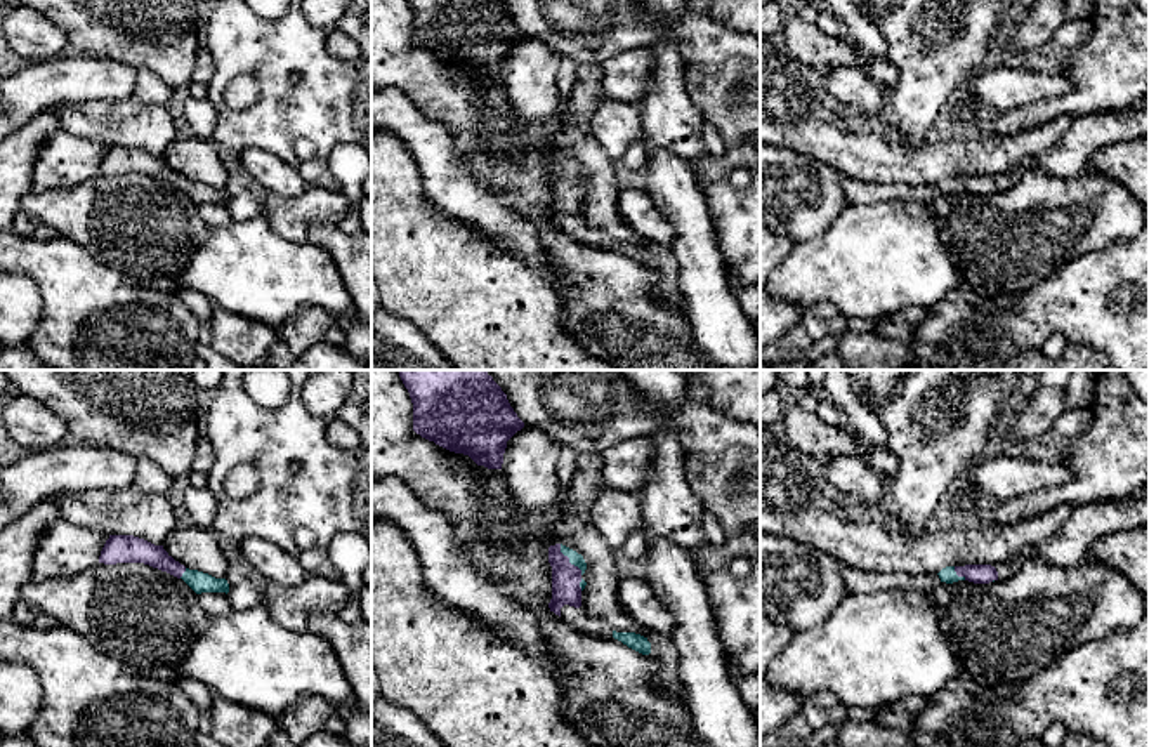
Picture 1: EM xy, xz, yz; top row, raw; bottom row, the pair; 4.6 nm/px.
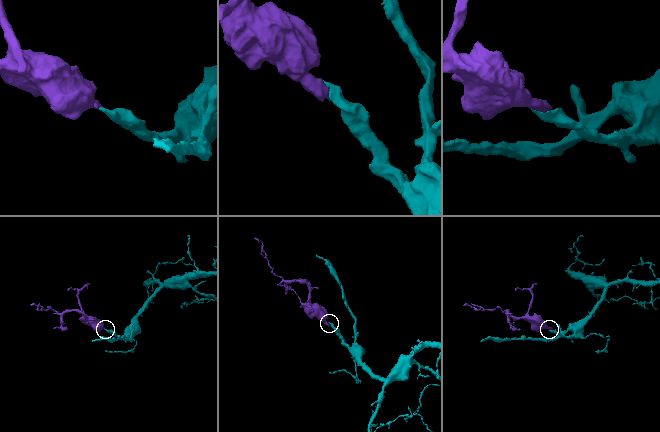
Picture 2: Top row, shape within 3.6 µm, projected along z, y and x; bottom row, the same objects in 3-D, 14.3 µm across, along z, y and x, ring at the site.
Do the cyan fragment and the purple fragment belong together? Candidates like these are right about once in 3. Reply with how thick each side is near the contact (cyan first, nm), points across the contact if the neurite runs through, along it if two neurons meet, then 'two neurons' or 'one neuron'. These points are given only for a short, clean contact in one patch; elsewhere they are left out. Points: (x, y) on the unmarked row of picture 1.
60 nm thick on the cyan side, 140 nm on the other; runs through xz (575, 169), (570, 171), (566, 188); one neuron

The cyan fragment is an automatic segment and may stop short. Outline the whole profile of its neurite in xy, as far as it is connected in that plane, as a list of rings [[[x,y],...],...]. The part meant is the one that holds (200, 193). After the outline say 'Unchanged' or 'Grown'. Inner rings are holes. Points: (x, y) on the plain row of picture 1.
[[[109,146],[106,151],[99,174],[144,174],[177,189],[182,189],[196,205],[201,203],[229,203],[226,189],[215,189],[208,184],[189,181],[175,172],[163,156],[154,156],[134,146]]]. Grown

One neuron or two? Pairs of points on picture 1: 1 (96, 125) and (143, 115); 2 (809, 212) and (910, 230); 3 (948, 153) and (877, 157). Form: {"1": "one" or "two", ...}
{"1": "one", "2": "two", "3": "one"}

